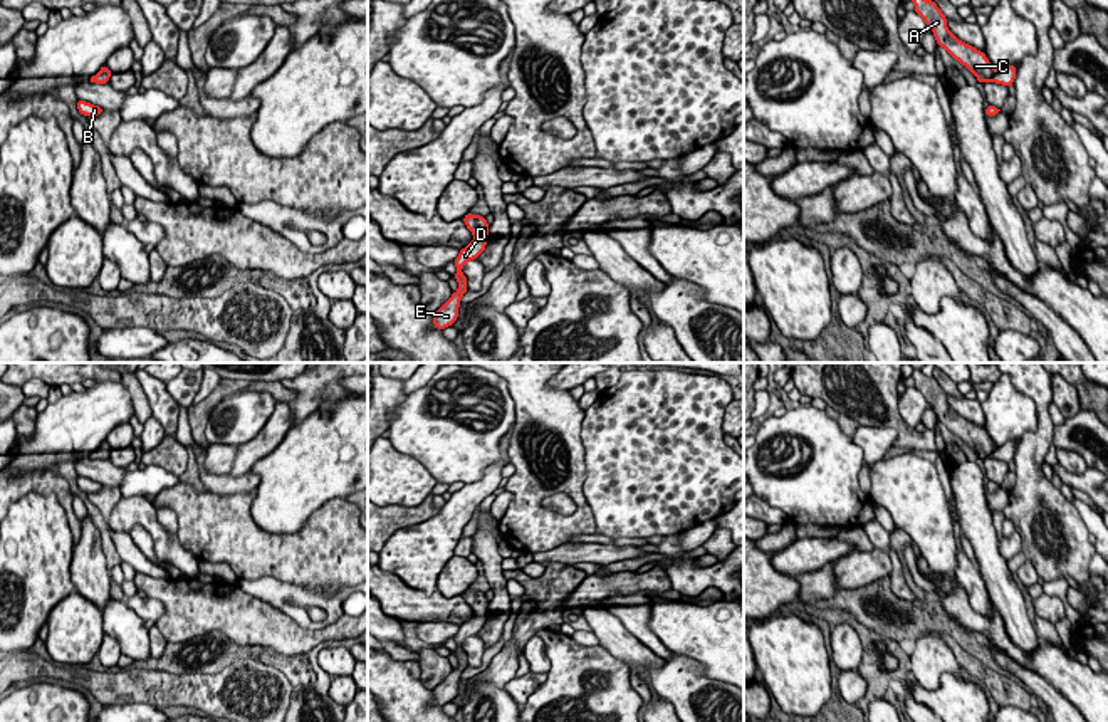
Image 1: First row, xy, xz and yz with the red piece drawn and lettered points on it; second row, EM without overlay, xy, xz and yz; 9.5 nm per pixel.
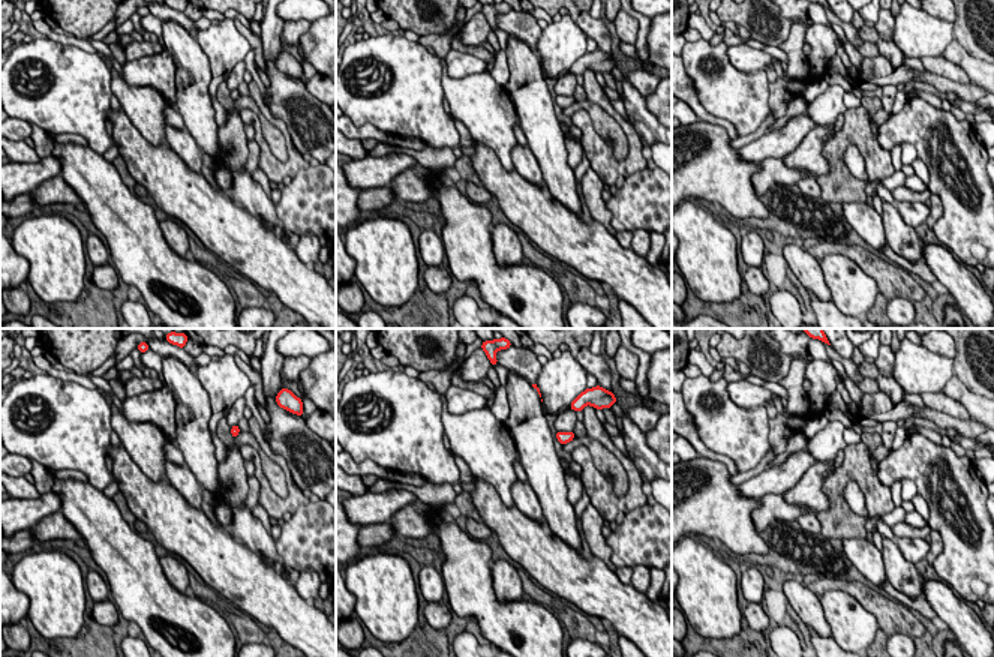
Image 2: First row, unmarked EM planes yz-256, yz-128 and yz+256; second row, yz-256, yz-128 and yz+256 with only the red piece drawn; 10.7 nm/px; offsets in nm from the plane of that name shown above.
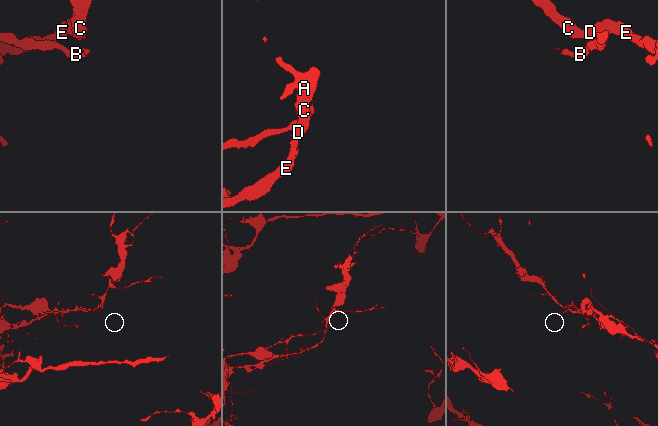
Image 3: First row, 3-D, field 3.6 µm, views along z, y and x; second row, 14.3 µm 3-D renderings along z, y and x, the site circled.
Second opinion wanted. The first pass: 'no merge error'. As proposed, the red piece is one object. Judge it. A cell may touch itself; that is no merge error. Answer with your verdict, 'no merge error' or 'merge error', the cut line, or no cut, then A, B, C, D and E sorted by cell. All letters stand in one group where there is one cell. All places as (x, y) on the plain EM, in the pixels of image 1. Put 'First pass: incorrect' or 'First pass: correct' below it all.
no merge error; cut none; groups A B C D E
First pass: correct

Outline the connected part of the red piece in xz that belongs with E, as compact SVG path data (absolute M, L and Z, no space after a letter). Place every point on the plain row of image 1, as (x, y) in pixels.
M467 589L463 593L467 604L472 608L473 616L460 626L458 633L453 636L457 643L455 655L458 658L458 667L433 690L433 702L445 705L458 695L458 683L462 672L467 668L467 653L462 648L462 643L477 635L487 621L489 599L485 593Z

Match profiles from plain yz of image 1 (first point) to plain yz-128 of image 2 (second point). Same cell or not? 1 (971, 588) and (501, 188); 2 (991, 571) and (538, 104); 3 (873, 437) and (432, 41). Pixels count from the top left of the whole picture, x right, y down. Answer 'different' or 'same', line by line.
1: different
2: same
3: different

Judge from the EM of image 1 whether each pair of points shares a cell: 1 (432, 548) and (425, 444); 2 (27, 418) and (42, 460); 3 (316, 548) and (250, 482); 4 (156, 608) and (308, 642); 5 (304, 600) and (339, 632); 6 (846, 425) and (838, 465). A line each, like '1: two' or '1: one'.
1: two
2: two
3: two
4: two
5: two
6: two

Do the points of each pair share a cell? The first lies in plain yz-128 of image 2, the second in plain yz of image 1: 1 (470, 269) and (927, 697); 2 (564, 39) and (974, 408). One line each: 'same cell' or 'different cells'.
1: same cell
2: different cells

